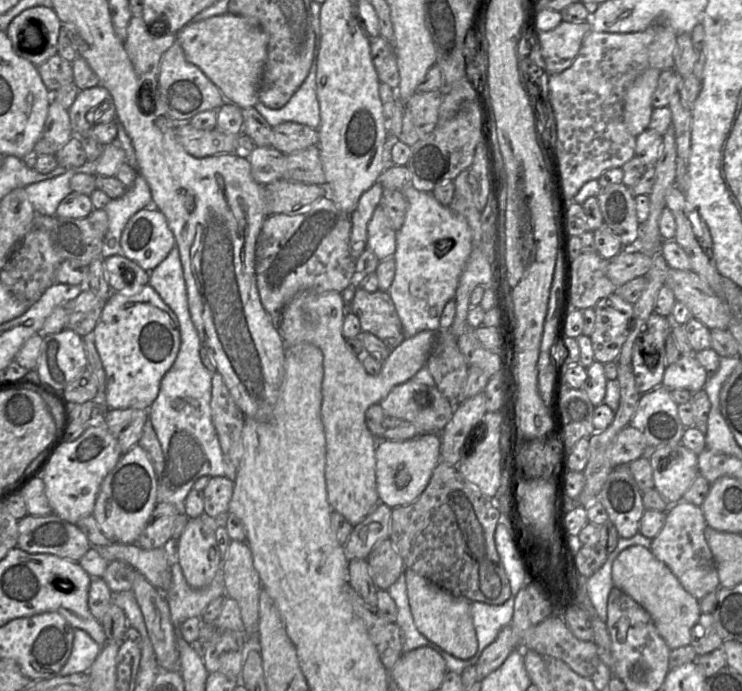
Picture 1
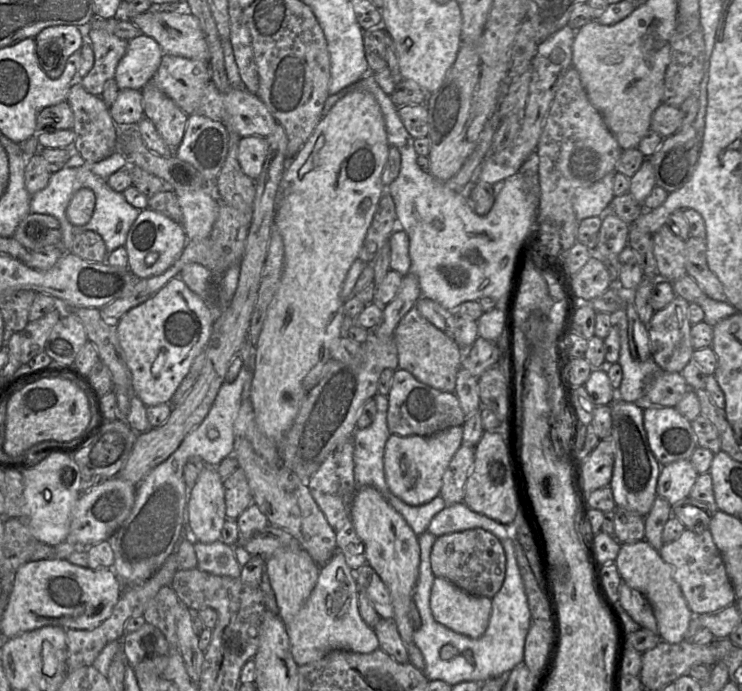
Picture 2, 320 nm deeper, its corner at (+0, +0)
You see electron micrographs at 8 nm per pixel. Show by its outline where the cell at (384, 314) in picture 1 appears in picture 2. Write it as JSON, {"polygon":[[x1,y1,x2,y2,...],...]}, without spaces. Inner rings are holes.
{"polygon":[[413,307,398,323,392,339,397,347,398,368,407,370,418,381,432,388,454,393,465,351,453,338,437,329]]}

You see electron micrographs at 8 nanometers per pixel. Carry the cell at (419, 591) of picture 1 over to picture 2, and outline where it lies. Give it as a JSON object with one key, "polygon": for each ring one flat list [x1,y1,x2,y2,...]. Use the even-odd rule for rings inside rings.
{"polygon":[[435,577,430,608,438,623,456,633,477,639,489,625,492,599,469,594,450,581]]}

